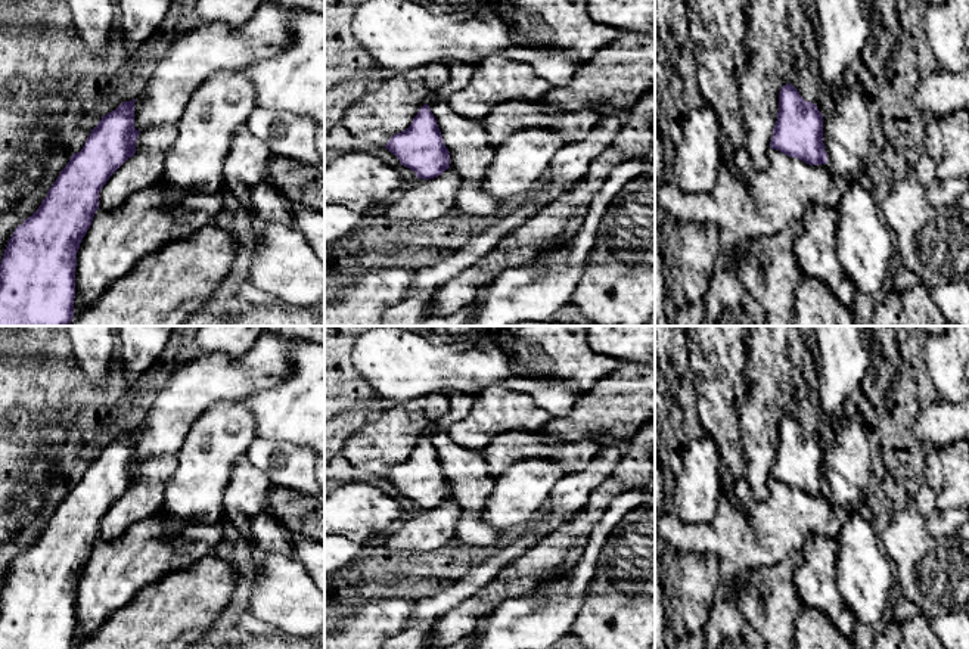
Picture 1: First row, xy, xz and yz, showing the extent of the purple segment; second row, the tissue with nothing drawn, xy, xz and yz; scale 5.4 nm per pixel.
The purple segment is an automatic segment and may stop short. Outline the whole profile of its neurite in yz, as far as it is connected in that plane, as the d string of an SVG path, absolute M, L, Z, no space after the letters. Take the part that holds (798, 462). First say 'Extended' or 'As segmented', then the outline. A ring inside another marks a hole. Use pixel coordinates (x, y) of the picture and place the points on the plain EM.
As segmented. M792 414L780 419L770 478L810 496L827 494L823 445L816 434L804 431Z

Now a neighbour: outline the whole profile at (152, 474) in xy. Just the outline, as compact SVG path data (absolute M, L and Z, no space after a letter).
M168 454L153 456L140 462L136 472L136 484L102 518L99 538L106 541L117 540L130 525L159 512L159 499L177 465L177 456Z

